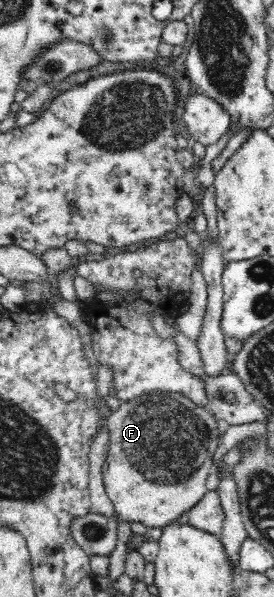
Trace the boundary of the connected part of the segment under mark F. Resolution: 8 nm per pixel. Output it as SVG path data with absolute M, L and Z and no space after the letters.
M150 392L132 402L122 402L120 408L107 417L107 429L111 445L103 466L103 483L122 519L140 522L148 528L165 528L206 495L206 479L219 447L218 423L209 408L194 404L182 394Z

